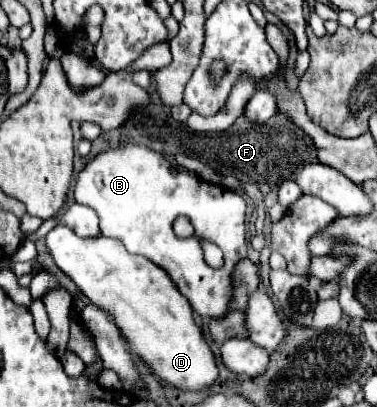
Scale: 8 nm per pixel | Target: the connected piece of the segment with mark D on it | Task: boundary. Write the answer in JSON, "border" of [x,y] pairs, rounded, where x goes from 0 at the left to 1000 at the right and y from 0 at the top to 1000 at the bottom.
{"border":[[[154,548],[122,577],[122,602],[133,612],[133,627],[149,656],[164,671],[175,671],[244,744],[271,749],[302,779],[308,799],[324,808],[329,828],[340,833],[350,872],[377,877],[424,936],[472,956],[541,956],[573,936],[578,907],[573,907],[568,867],[557,862],[546,833],[536,828],[531,803],[515,789],[509,754],[493,740],[493,730],[483,730],[477,710],[467,710],[462,690],[451,690],[446,671],[424,651],[408,651],[398,636],[377,627],[340,622],[334,607],[313,587],[292,587],[276,577],[249,582],[249,587],[207,582],[170,548]]]}

